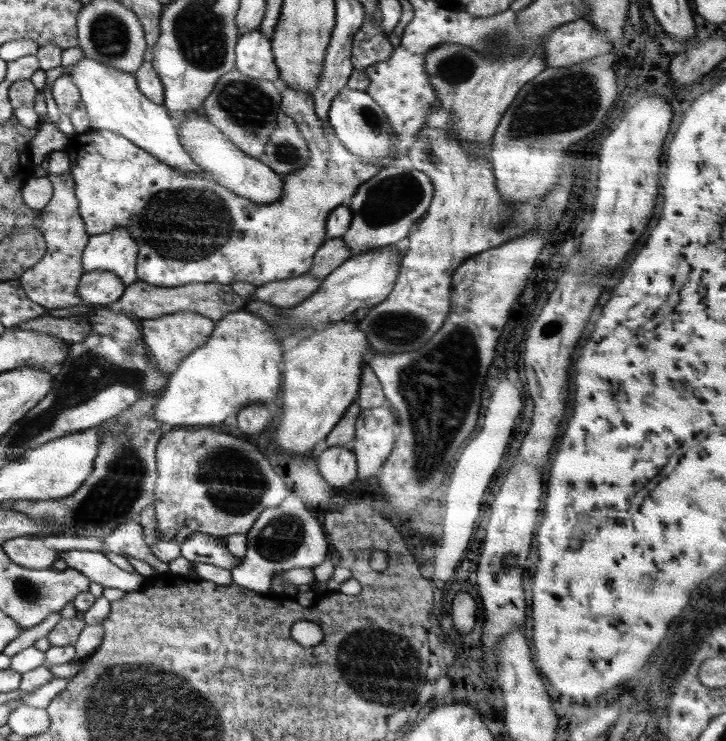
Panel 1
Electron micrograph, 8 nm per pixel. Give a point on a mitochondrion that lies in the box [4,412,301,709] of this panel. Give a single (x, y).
(124, 482)

